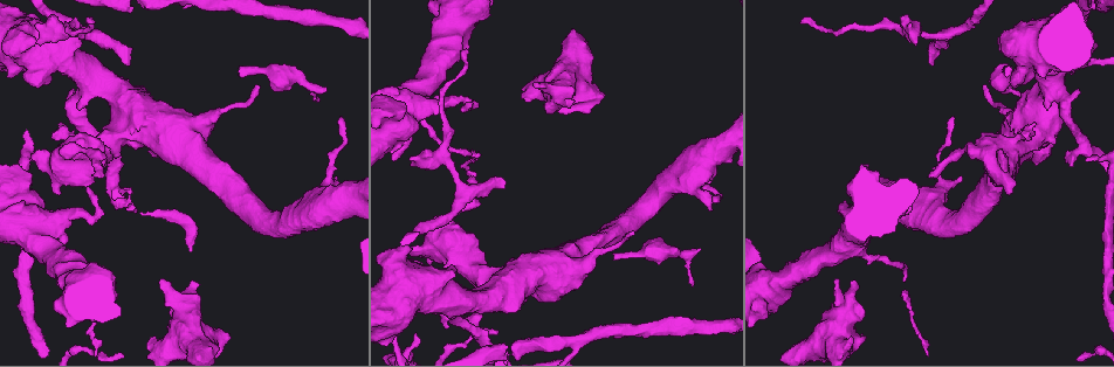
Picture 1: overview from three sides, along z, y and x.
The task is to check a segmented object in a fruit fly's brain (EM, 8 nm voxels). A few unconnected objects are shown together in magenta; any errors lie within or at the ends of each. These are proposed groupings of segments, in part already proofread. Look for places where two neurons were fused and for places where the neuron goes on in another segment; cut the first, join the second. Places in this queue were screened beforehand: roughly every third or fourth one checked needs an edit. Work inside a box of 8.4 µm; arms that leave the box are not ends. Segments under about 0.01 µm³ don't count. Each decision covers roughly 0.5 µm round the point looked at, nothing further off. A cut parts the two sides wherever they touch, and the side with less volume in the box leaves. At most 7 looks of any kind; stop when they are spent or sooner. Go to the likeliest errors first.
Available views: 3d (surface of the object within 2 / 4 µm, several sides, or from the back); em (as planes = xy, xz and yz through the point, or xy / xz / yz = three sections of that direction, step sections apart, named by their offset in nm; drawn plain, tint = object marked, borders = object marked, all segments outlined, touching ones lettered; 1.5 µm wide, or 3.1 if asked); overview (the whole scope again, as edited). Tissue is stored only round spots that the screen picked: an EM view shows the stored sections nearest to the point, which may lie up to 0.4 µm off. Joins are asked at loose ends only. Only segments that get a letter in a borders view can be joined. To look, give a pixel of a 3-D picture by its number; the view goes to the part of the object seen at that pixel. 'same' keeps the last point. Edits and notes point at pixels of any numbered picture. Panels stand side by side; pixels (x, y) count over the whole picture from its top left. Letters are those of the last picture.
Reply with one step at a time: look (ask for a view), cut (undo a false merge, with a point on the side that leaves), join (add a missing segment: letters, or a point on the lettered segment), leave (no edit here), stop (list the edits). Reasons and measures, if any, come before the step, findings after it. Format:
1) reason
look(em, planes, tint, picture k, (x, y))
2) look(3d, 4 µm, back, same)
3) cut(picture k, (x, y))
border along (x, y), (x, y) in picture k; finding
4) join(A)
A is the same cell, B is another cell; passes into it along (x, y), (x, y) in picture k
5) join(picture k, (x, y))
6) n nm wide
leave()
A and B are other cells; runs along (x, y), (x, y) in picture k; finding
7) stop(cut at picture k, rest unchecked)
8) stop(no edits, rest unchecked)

an open end
look(em, xz, step 4, borders, picture 1, (505, 183))

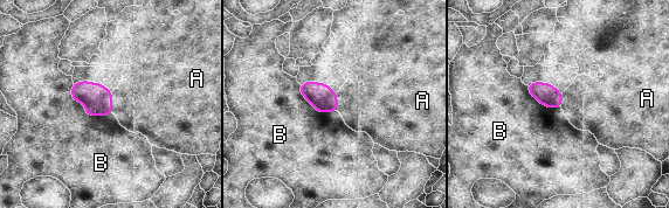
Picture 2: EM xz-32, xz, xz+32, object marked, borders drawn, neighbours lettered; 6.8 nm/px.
160 nm wide
join(A)
A is the same cell, B is another cell; passes into it along (97, 99), (111, 103), (147, 101) in picture 2; the neuron continues

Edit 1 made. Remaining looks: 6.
look(overview)

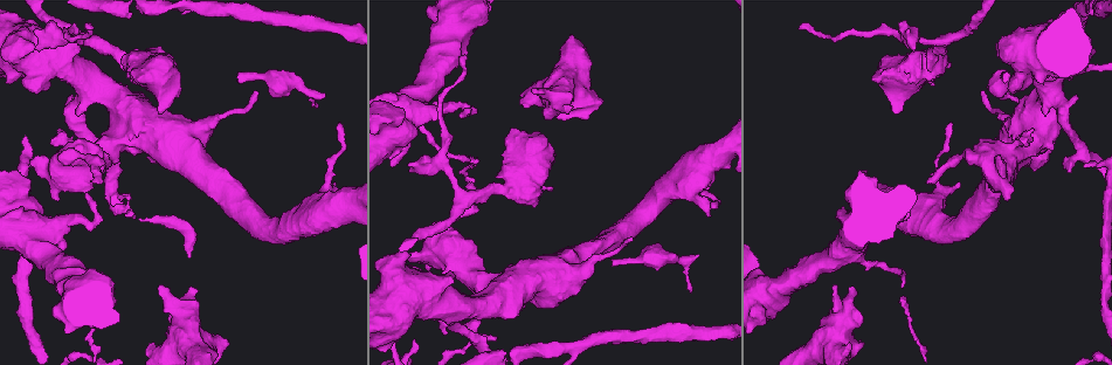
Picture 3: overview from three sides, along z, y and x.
free end
look(3d, 2 µm, picture 3, (617, 262))

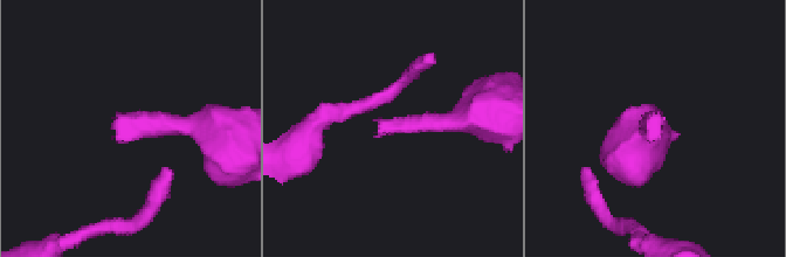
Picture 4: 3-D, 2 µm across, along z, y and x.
need the tissue
look(em, xz, step 8, tint, picture 4, (383, 120))

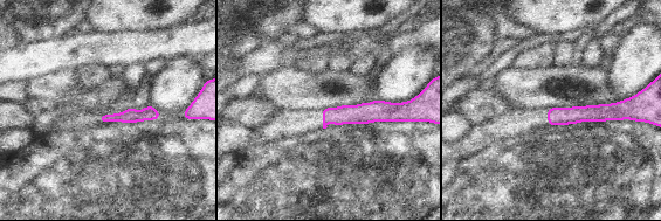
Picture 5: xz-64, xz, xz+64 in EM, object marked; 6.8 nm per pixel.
another direction
look(em, planes, borders, same)

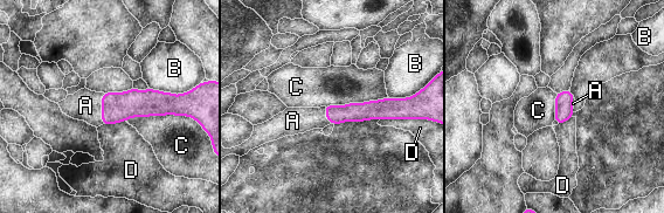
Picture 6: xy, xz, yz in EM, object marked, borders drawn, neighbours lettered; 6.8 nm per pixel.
join(A)
A is the same cell, B, C and D are other cells; passes into it along (116, 107), (102, 108), (85, 105) in picture 6; it goes on there

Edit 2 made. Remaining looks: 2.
look(overview)

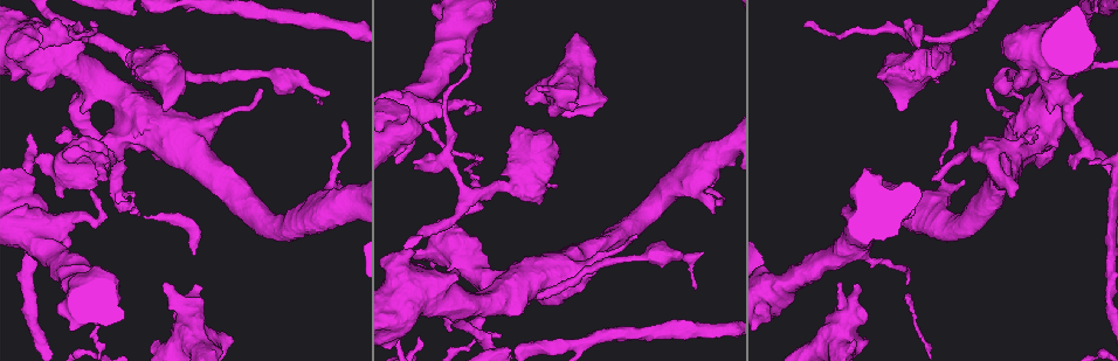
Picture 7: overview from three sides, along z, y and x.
thick end
look(em, planes, borders, picture 7, (155, 341))

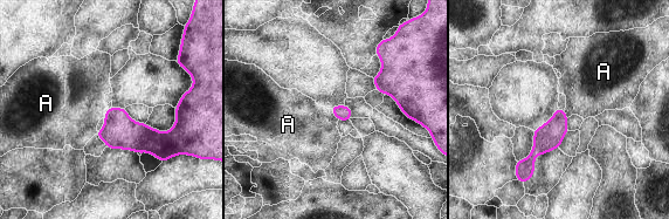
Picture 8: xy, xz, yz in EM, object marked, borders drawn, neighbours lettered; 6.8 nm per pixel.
leave()
A is another cell; runs along (560, 111), (556, 129), (524, 171) in picture 8; no lettered segment goes on from it

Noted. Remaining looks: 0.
stop(join at picture 2, join at picture 6, rest unchecked)

